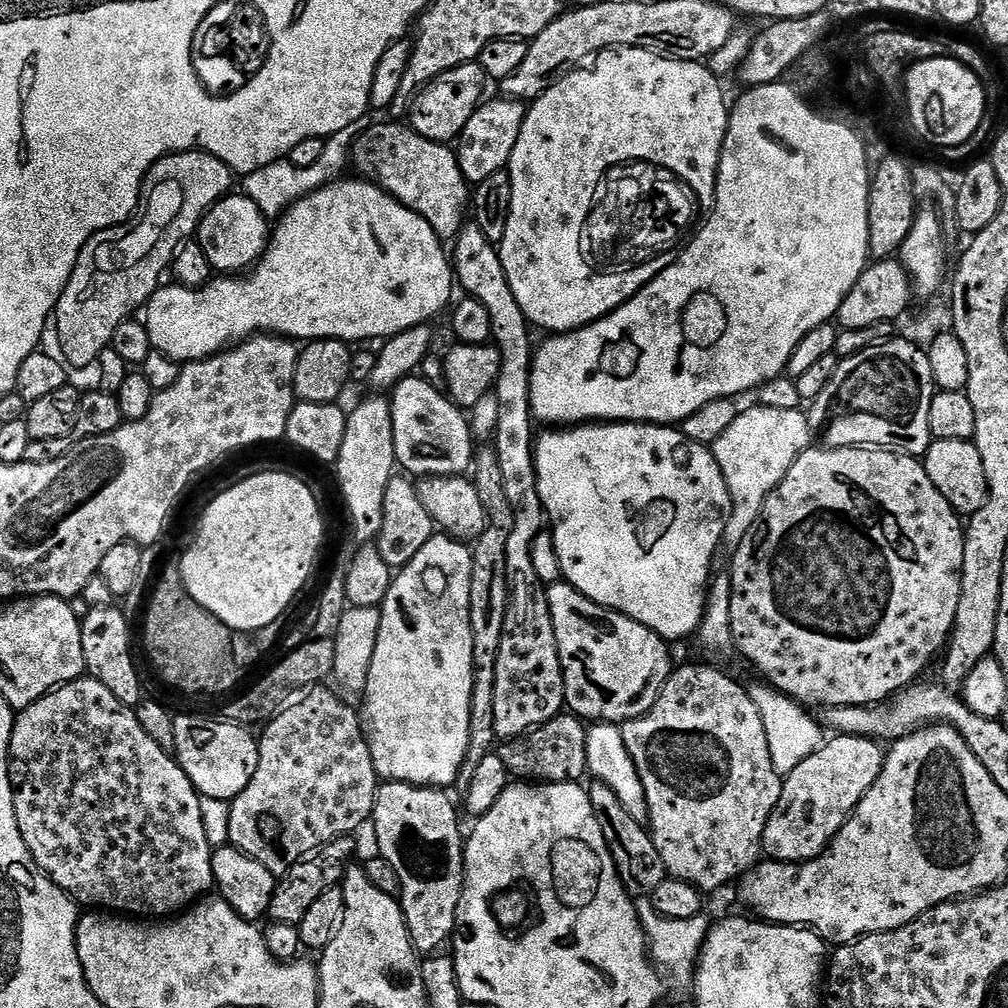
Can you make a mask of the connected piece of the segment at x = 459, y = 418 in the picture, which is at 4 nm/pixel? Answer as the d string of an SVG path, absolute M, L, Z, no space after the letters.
M423 378L402 380L395 385L395 392L390 403L397 465L405 473L416 478L458 476L467 473L473 463L474 442L469 417L464 417L467 415L436 384Z

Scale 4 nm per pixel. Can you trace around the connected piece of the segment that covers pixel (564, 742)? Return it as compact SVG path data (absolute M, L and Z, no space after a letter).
M561 714L550 718L542 726L532 728L526 734L501 743L498 755L507 766L509 773L520 782L541 784L571 784L583 781L588 772L586 762L586 738L588 728L585 721L571 714Z

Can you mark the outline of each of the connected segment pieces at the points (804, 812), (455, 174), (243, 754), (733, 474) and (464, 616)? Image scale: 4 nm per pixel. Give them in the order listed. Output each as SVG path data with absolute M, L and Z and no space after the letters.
M836 734L821 744L817 752L810 754L810 758L806 758L806 762L798 766L798 770L783 777L784 785L778 798L778 806L774 806L766 822L763 855L779 860L782 864L803 864L806 860L813 860L822 855L838 834L838 830L842 830L842 826L852 817L853 810L866 794L866 790L870 790L878 774L882 774L885 755L885 749L877 741L868 740L865 736Z
M376 122L356 138L350 160L363 179L377 184L426 218L441 241L455 241L461 235L466 224L464 211L467 213L470 208L470 184L462 174L455 151L447 143L427 140L411 126Z
M177 715L174 719L176 739L174 759L201 796L231 802L238 794L242 794L242 790L246 790L246 786L250 786L250 778L254 778L254 770L258 770L260 745L257 737L251 736L244 729L247 727L243 723L235 723L207 720L204 716Z
M755 406L741 411L730 422L730 430L711 445L714 458L732 495L732 516L726 522L723 543L740 544L758 522L766 498L784 481L790 466L813 443L814 433L800 408L780 410Z
M434 534L405 568L395 573L384 603L380 605L380 625L374 646L374 658L370 662L368 681L362 686L364 709L359 709L360 729L370 746L370 758L374 762L377 777L384 782L418 784L421 788L447 789L459 778L459 768L466 758L467 743L470 742L471 692L474 686L474 639L471 633L470 588L472 548L467 543L452 539L447 534Z

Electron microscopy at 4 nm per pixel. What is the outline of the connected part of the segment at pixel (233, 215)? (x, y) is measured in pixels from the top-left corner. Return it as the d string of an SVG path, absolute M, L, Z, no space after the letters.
M243 194L225 196L208 212L205 212L204 219L199 221L198 232L199 228L200 249L204 251L206 258L212 263L213 269L217 273L240 274L243 273L240 272L243 268L251 269L259 264L260 257L267 252L270 243L269 217L265 216L249 196Z

